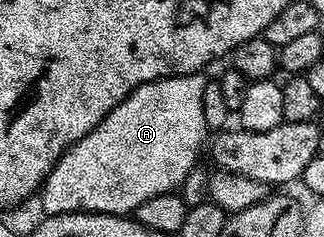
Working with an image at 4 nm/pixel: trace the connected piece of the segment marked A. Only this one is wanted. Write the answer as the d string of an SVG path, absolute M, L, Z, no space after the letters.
M205 72L189 73L149 81L136 87L136 91L129 93L95 129L84 135L84 139L62 152L62 158L40 186L41 212L48 217L65 213L130 215L147 199L175 192L199 164L198 152L201 149L203 152L208 141L208 130L204 123L204 87L207 80Z

